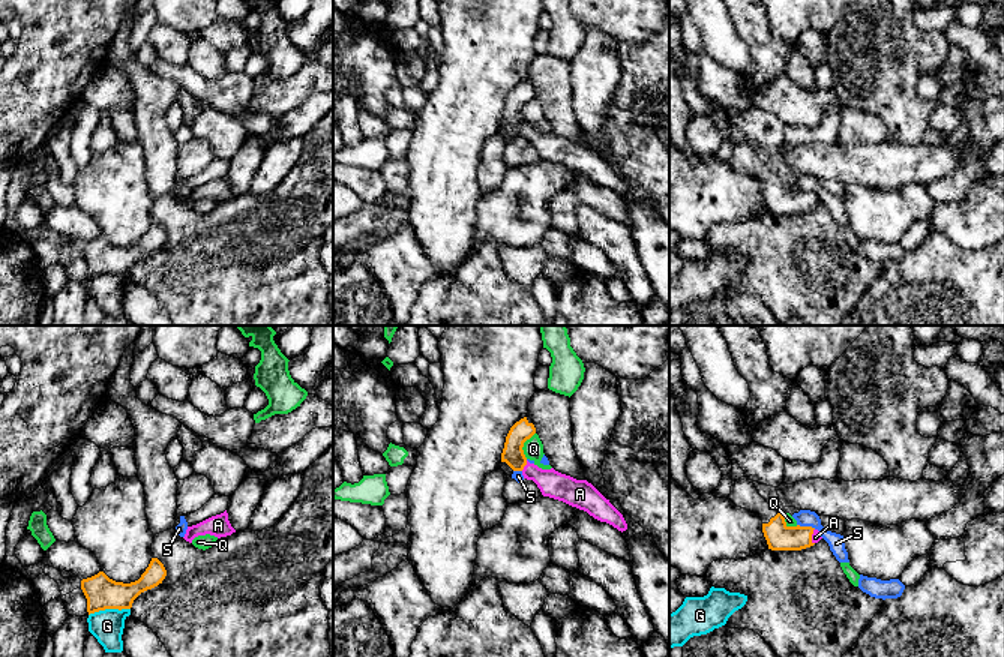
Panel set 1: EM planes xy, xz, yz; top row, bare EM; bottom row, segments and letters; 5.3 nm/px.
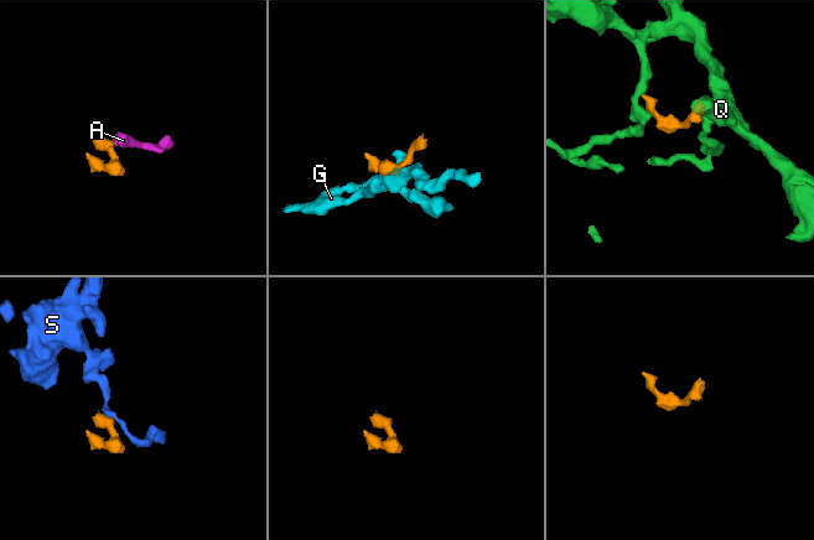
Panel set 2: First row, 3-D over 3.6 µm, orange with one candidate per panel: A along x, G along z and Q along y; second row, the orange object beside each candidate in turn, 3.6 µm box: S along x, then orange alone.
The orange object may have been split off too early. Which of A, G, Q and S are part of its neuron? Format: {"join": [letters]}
{"join": ["A"]}

